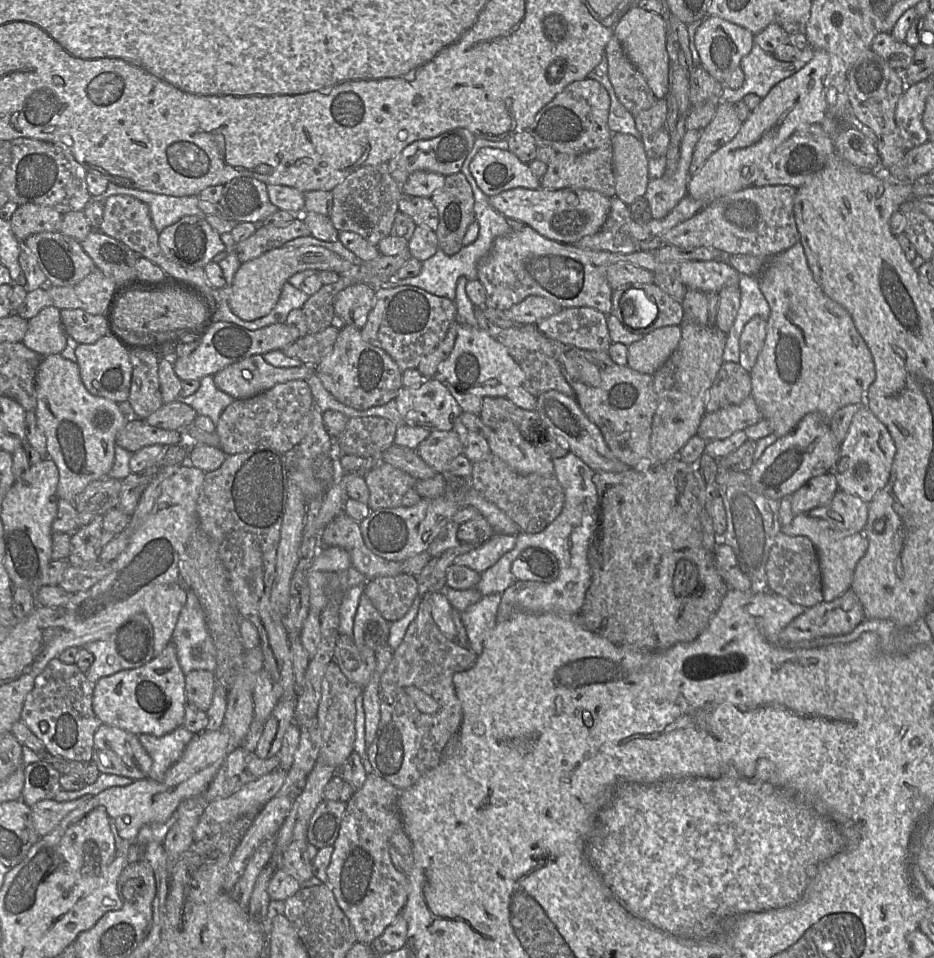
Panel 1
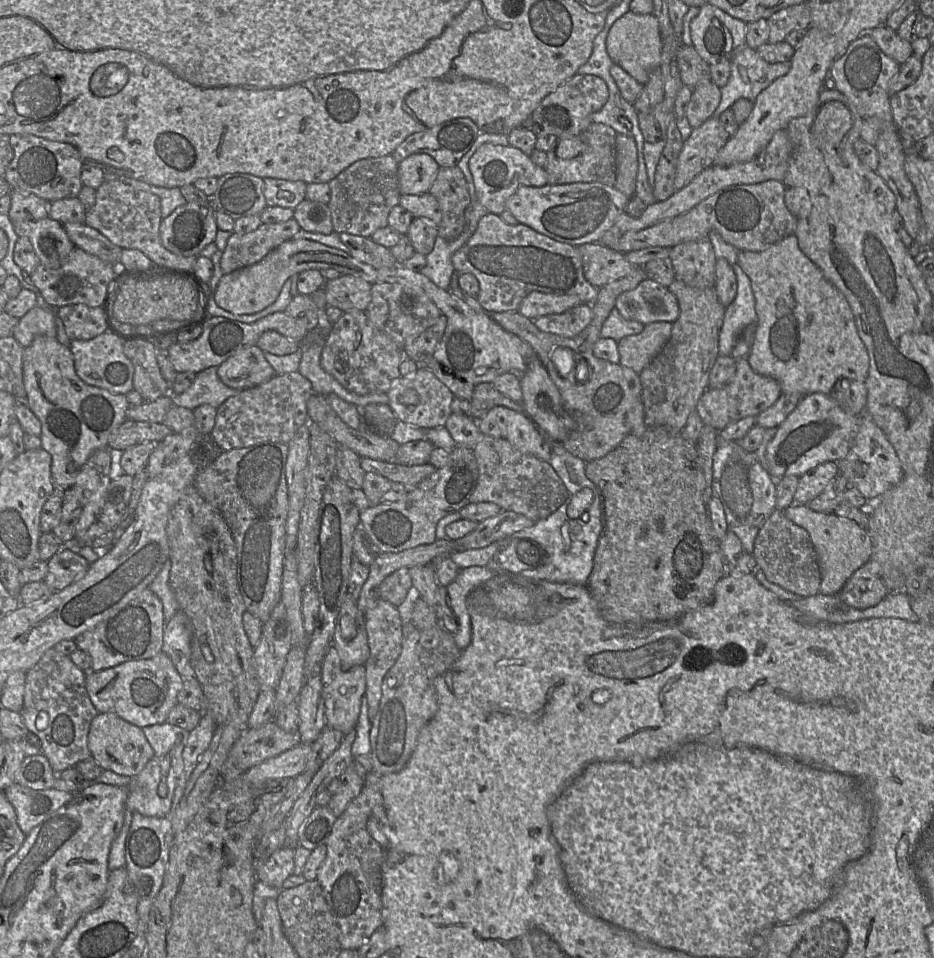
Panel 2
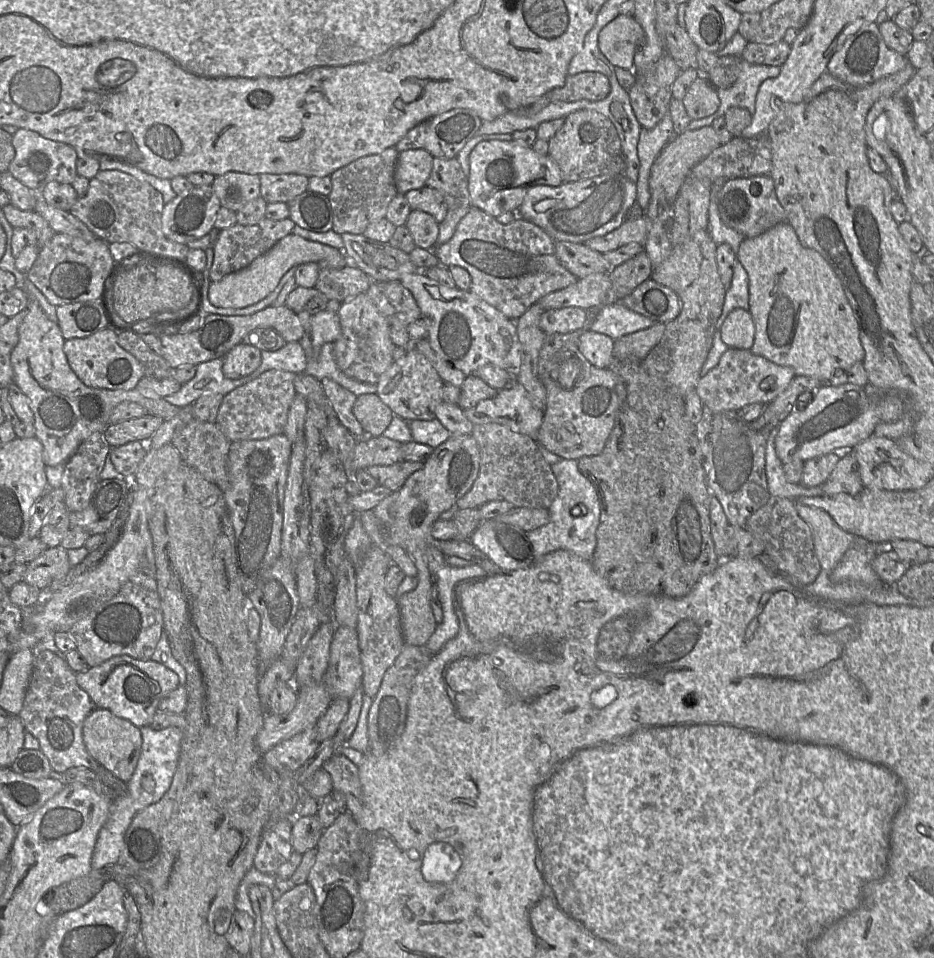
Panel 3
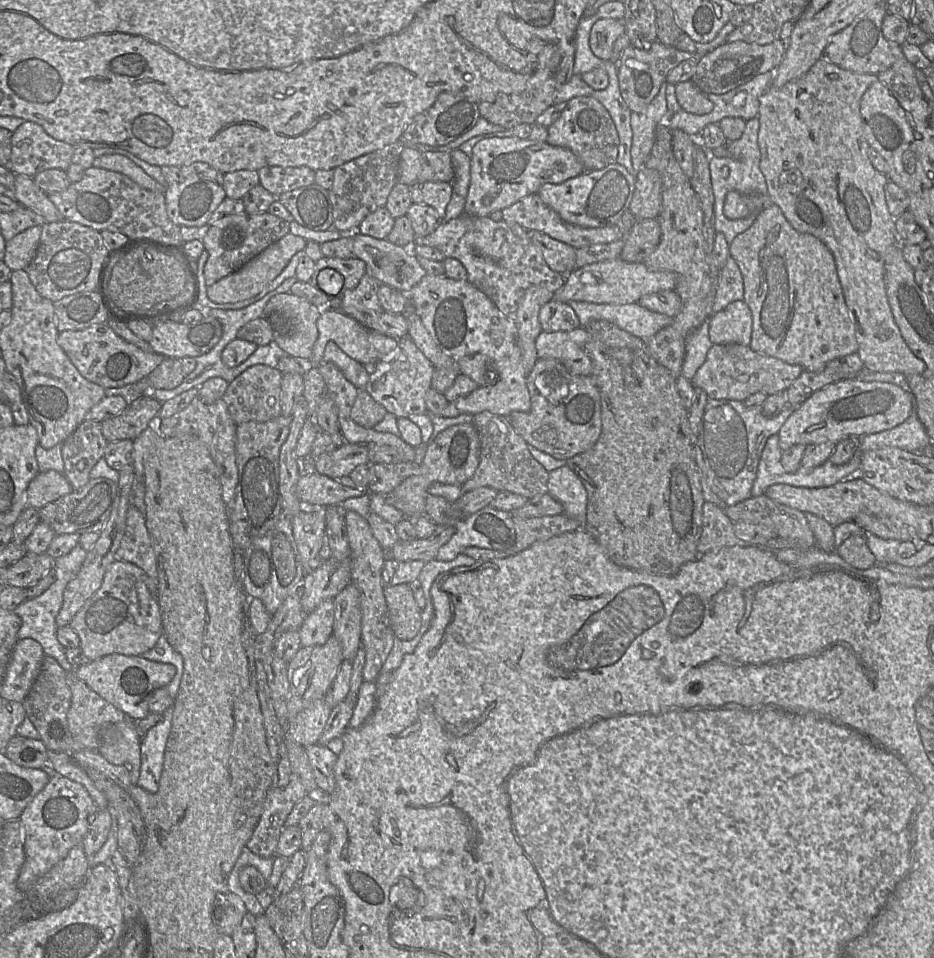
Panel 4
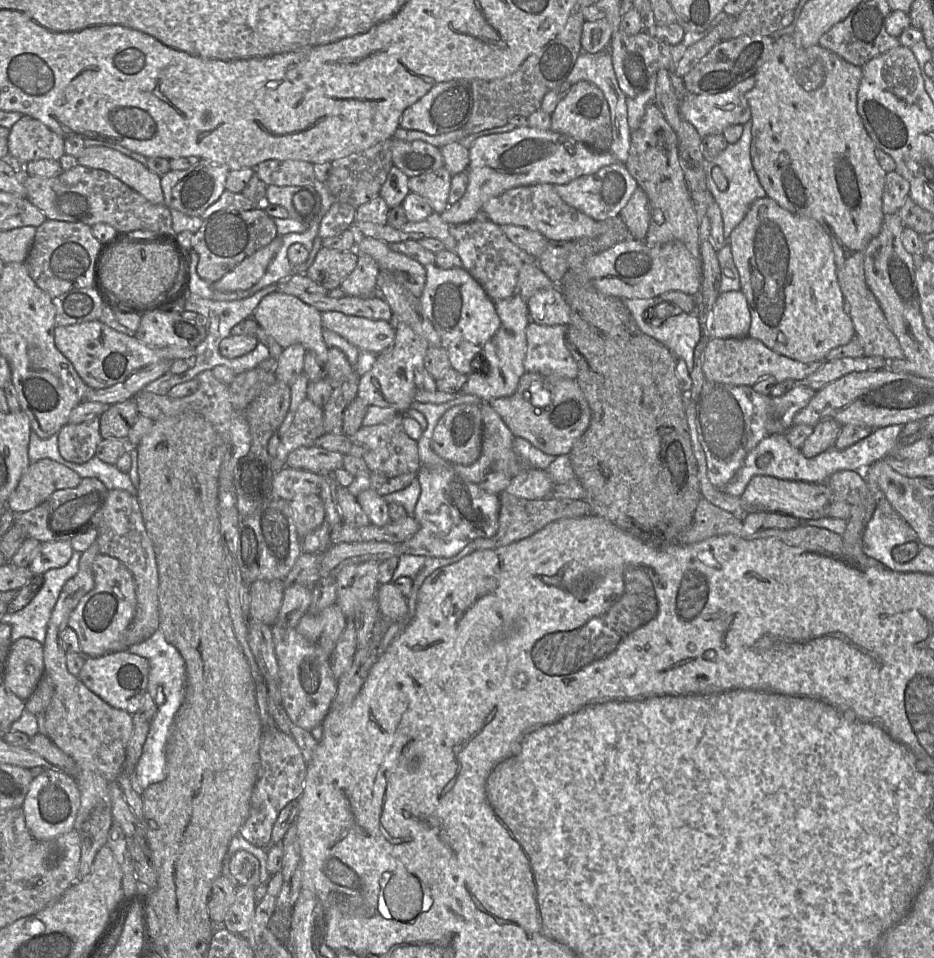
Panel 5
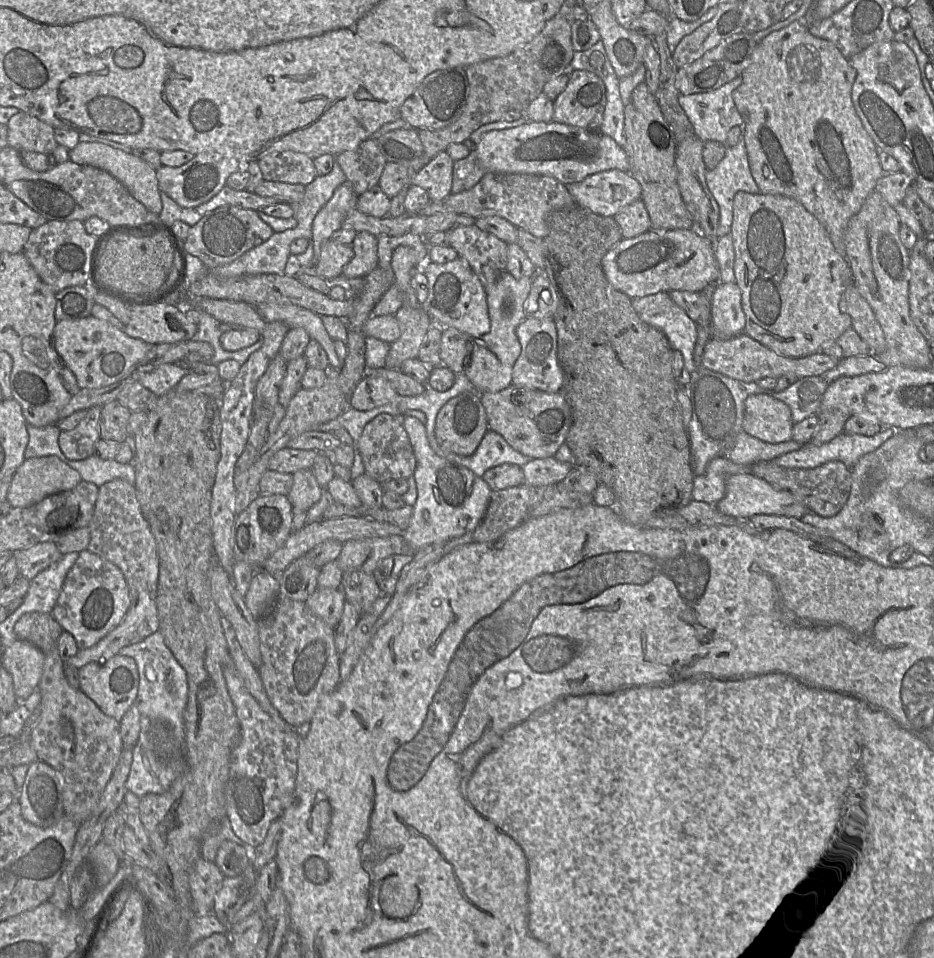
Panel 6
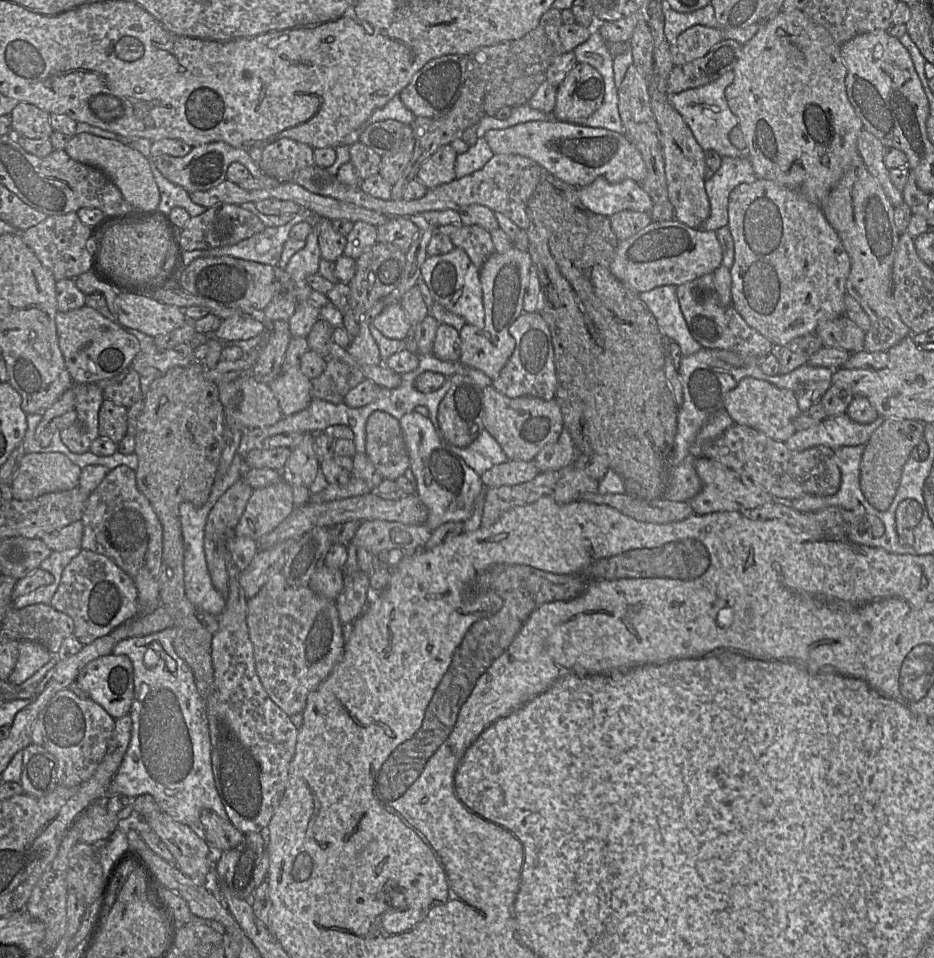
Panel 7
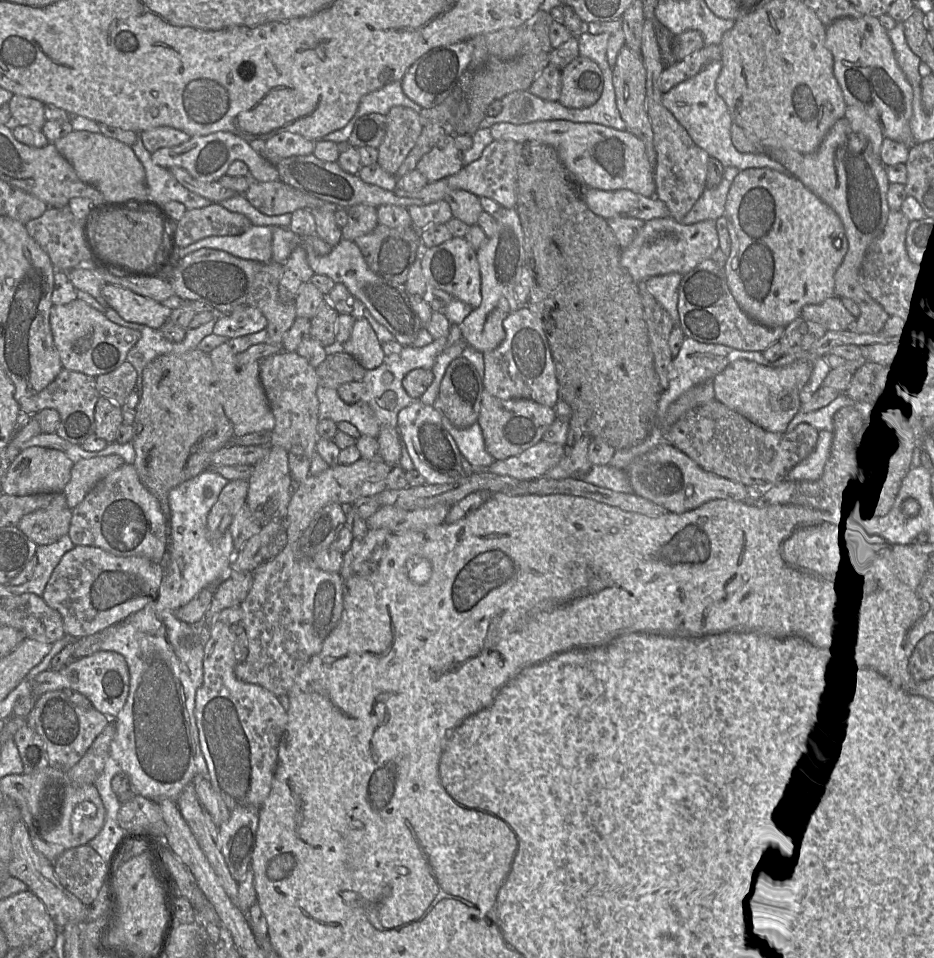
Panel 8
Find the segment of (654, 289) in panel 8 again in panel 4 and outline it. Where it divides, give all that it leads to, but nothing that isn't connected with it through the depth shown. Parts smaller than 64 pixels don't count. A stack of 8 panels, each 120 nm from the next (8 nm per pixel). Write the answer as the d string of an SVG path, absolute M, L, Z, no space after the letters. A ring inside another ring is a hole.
M570 301L568 305L579 318L580 327L586 327L594 320L605 320L644 341L670 325L674 318L649 311L638 303L614 305ZM706 320L693 330L686 339L685 358L683 361L683 375L692 380L698 369L706 360L707 353L713 343L709 338L709 321Z

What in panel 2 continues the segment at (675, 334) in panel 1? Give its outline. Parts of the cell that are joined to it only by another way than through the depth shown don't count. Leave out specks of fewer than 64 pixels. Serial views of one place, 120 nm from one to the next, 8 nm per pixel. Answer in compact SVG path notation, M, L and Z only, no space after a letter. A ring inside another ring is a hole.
M652 322L641 333L623 337L617 341L619 363L640 373L665 346L671 331L671 322Z

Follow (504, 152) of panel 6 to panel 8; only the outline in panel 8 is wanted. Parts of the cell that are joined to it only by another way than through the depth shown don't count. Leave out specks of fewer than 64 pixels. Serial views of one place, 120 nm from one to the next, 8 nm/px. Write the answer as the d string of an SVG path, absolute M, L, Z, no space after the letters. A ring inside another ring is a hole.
M543 120L527 124L498 123L490 128L494 140L512 140L519 144L538 142L554 147L565 167L584 181L590 189L613 191L628 189L645 197L654 197L656 185L654 167L650 163L644 143L627 130L620 131L612 127L594 123L576 123L567 120Z

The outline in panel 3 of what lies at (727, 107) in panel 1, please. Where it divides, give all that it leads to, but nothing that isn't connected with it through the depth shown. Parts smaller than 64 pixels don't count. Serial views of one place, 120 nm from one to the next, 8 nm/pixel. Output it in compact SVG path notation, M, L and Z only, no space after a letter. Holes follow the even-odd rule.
M711 125L696 130L685 130L681 134L674 135L651 166L649 175L650 192L662 190L668 203L672 204L683 181L691 173L691 170L720 145L718 135Z

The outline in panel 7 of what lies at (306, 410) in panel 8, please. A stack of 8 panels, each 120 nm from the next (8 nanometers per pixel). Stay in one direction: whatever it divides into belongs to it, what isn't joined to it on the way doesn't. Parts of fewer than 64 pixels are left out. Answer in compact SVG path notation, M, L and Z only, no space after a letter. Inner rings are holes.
M300 366L281 371L268 386L283 417L306 409L312 401L312 382L301 372ZM305 432L302 441L291 448L290 456L282 470L283 477L290 485L310 487L318 471L320 462L314 450L315 434Z

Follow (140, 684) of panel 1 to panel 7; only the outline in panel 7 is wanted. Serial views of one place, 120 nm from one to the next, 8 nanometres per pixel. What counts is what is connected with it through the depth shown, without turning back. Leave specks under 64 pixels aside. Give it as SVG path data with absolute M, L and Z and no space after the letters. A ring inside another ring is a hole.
M108 654L85 664L74 683L85 694L85 698L103 709L111 718L128 714L133 698L133 668L126 655Z

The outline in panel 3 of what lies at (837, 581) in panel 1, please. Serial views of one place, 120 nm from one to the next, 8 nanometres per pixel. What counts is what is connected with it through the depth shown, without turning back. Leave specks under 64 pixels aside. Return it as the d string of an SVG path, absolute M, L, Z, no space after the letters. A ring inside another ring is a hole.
M795 503L795 508L799 516L810 526L813 535L815 554L820 563L821 571L831 573L840 562L844 553L855 543L859 536L855 536L840 528L833 518L824 510Z

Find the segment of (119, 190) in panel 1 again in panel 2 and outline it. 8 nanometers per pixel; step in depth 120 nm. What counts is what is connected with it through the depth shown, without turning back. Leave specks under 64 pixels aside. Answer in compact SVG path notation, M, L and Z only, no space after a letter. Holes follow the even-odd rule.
M104 172L104 175L105 175L104 181L120 180L126 184L131 185L132 187L138 190L151 192L157 195L161 201L161 217L162 218L165 218L168 215L170 215L178 206L181 206L187 203L187 200L185 199L185 197L182 195L180 191L180 187L166 188L166 187L155 186L138 179L129 178L129 177L114 174L114 173Z

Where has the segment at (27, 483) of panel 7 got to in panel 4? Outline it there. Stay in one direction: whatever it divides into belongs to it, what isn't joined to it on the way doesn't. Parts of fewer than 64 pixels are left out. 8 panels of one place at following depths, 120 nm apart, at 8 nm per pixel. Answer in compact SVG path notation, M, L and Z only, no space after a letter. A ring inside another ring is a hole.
M55 470L39 472L29 483L26 491L26 506L36 509L73 491L63 473Z

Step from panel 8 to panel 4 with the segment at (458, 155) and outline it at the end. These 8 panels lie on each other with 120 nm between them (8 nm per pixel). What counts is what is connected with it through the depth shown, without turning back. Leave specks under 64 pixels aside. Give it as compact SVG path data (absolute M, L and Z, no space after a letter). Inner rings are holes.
M417 181L410 186L412 203L433 207L441 221L446 214L446 207L453 193L453 185L450 182Z

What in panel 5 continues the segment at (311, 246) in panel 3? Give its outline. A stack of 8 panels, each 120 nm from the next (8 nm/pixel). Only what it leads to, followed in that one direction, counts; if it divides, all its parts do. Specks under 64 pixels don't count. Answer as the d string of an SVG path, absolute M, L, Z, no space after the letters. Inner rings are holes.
M277 236L268 245L246 257L222 278L211 283L212 288L221 292L251 288L263 277L281 245L282 236Z

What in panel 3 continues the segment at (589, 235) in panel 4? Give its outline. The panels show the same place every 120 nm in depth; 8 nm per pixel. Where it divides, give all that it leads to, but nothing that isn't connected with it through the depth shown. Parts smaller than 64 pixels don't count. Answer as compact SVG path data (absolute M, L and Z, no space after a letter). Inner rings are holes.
M643 214L635 220L625 220L617 229L589 239L583 244L601 254L607 253L629 243L644 244L649 228L650 220Z

